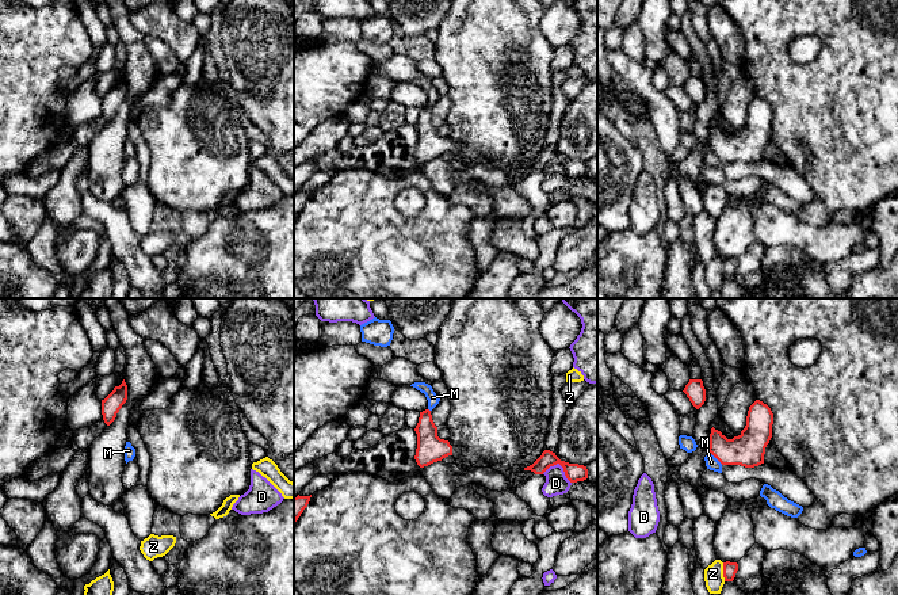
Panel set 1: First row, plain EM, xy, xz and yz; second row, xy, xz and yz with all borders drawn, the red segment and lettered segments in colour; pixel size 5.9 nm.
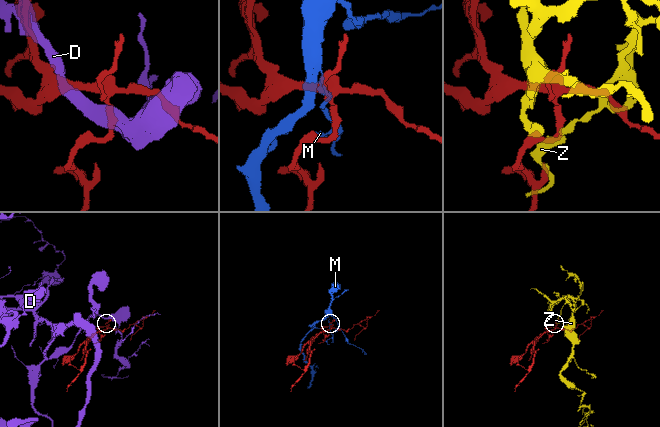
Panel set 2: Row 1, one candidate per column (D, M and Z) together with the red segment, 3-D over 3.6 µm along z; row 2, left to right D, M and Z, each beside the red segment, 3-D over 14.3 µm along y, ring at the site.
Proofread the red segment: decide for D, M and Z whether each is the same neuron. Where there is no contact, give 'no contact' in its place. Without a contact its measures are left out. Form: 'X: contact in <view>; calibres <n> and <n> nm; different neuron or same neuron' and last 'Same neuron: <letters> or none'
D: contact in xz; calibres 110 and 130 nm; different neuron
M: contact in yz; calibres 200 and 80 nm; different neuron
Z: contact in yz; calibres 80 and 120 nm; different neuron
Same neuron: none

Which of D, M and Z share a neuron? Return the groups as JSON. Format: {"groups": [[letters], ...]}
{"groups": [["D"], ["M"], ["Z"]]}

